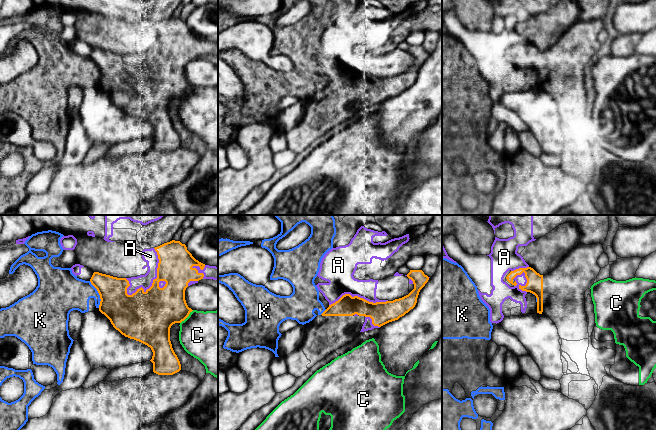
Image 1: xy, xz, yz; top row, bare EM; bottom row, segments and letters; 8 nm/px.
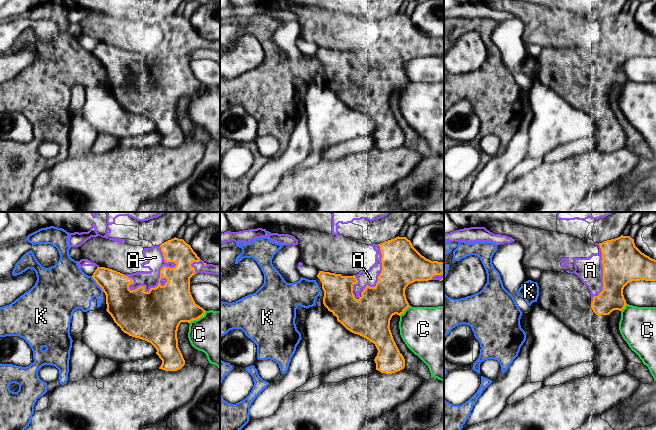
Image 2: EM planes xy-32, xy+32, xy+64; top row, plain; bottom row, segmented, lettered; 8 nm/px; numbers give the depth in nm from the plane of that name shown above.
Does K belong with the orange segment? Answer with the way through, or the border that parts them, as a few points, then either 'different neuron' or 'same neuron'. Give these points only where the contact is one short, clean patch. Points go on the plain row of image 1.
along xy (89, 57), (99, 71), (99, 83) | different neuron

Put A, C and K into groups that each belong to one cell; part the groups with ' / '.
A / C / K

